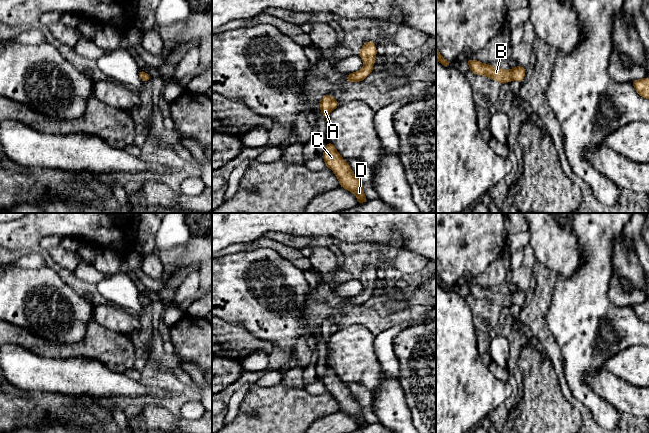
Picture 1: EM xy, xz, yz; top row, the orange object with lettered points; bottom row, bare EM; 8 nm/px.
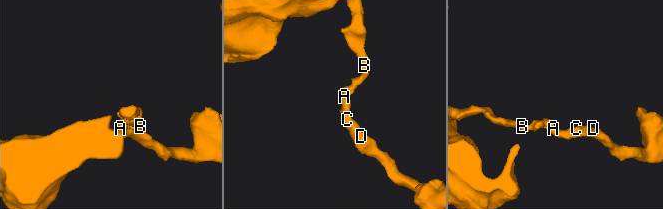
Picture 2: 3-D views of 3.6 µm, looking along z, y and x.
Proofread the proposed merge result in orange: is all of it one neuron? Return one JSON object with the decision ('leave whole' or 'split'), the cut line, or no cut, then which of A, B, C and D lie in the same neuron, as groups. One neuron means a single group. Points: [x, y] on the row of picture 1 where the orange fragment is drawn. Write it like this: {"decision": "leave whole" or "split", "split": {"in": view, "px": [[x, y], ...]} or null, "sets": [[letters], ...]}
{"decision": "leave whole", "split": null, "sets": [["A", "B", "C", "D"]]}

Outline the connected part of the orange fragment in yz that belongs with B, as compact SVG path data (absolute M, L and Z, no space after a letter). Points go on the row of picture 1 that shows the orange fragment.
M473 59L466 60L472 73L487 76L493 80L496 80L500 84L509 83L511 80L521 83L525 77L526 67L517 65L515 68L508 71Z

